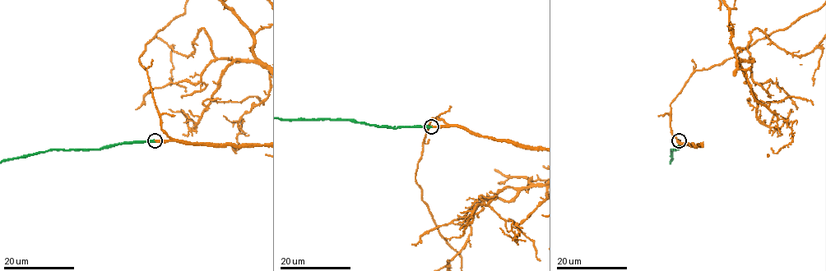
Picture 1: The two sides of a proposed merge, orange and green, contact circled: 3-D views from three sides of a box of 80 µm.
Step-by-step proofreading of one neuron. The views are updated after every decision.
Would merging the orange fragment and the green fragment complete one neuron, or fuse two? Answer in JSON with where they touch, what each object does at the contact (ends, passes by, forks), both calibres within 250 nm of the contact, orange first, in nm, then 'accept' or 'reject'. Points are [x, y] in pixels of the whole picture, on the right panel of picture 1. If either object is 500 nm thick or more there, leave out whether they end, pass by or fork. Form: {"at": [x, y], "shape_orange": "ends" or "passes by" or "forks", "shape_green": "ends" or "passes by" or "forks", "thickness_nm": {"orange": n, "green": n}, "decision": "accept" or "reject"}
{"at": [679, 140], "shape_orange": "ends", "shape_green": "ends", "thickness_nm": {"orange": 400, "green": 460}, "decision": "accept"}

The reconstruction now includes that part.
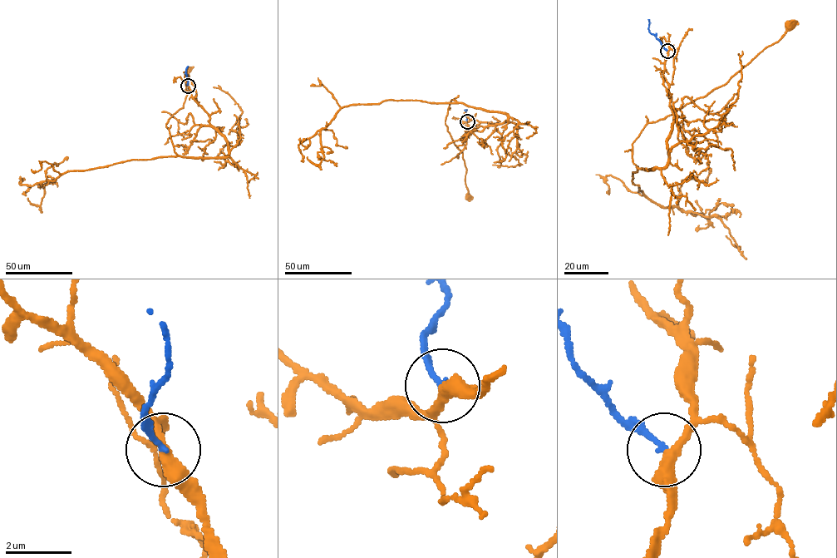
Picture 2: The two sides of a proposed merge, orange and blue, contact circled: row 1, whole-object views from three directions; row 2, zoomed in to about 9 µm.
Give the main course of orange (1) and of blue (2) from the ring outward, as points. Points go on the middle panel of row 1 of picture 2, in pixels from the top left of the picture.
1: (467, 121), (473, 118), (495, 125), (507, 122), (507, 116), (450, 101), (445, 123), (462, 154), (468, 196)
2: (467, 121), (465, 110), (467, 110)

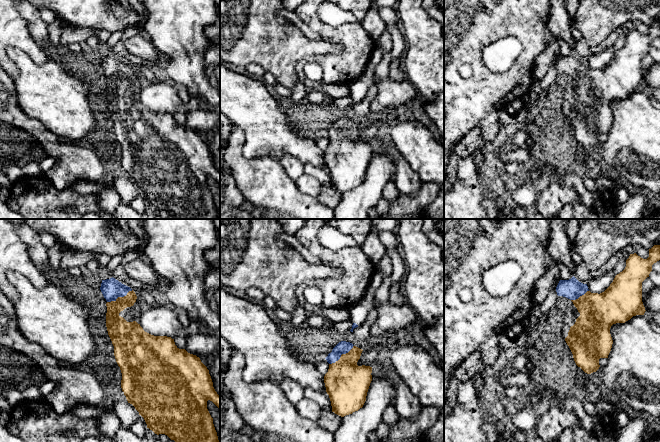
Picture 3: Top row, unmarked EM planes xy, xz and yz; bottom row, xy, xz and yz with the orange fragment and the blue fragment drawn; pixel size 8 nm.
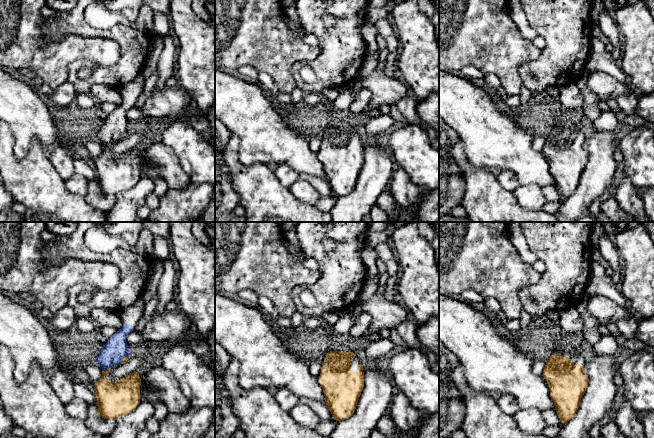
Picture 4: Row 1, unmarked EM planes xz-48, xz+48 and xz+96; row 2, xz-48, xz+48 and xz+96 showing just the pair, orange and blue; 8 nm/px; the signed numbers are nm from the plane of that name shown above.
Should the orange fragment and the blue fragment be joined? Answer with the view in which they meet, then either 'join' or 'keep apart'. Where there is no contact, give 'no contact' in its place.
meets orange in xz; join

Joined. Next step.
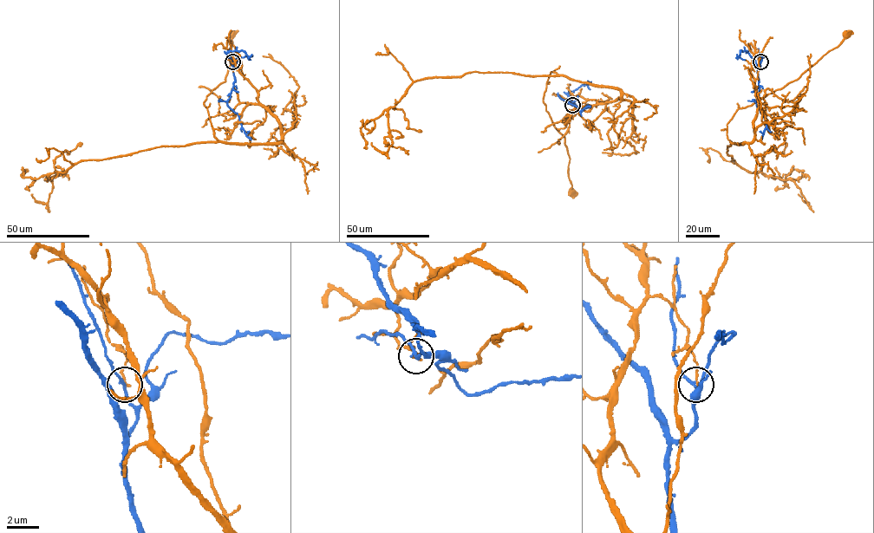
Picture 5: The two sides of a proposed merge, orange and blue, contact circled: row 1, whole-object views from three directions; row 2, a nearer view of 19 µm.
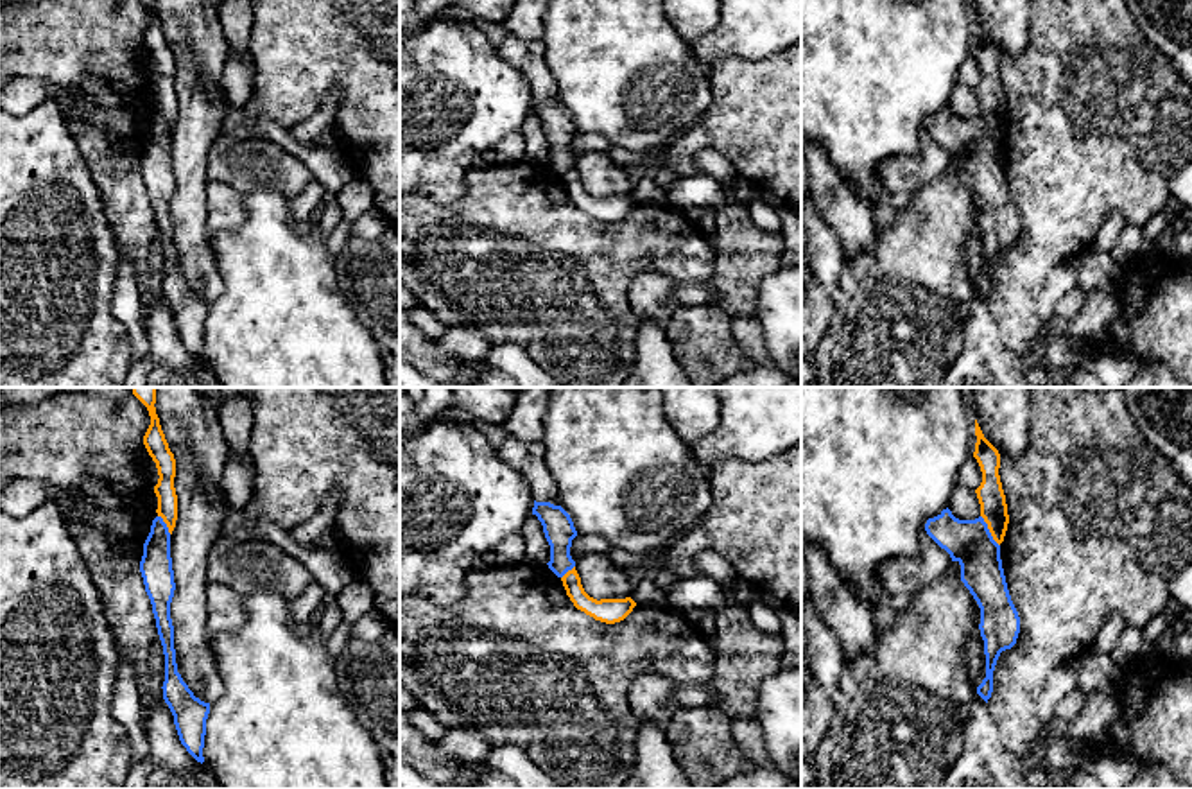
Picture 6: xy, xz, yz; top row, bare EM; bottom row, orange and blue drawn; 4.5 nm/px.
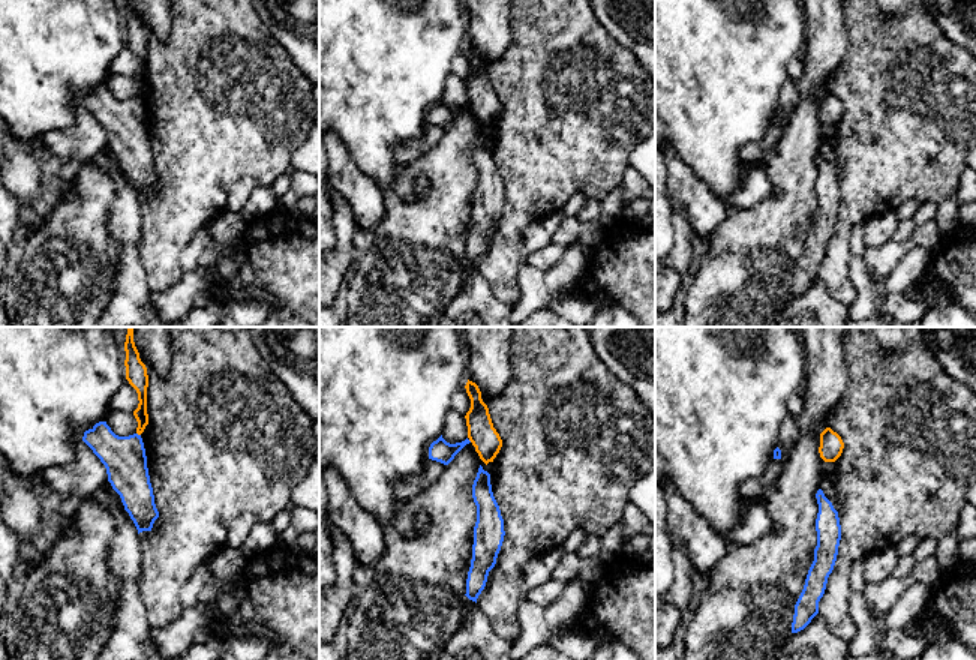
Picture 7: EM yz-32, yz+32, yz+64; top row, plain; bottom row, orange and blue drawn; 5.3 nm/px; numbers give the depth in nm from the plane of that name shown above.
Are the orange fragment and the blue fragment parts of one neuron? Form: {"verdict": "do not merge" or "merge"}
{"verdict": "do not merge"}

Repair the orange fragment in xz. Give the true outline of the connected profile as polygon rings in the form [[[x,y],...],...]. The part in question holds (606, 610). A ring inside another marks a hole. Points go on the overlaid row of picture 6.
[[[575,567],[568,570],[561,577],[561,581],[566,590],[566,595],[570,597],[570,601],[574,603],[577,610],[606,624],[615,624],[615,622],[624,620],[636,606],[636,603],[631,597],[600,599],[600,601],[590,597],[581,585],[581,577]]]

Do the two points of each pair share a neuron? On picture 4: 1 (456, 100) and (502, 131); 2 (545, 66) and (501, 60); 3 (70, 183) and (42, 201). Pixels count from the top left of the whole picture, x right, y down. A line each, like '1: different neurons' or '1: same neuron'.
1: same neuron
2: different neurons
3: different neurons

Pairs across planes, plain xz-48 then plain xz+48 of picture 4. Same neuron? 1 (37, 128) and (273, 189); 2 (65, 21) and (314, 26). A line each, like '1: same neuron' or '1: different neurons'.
1: different neurons
2: same neuron

